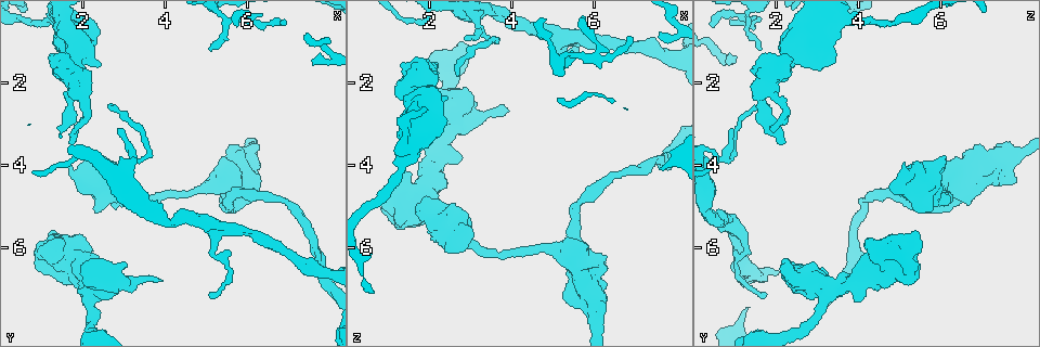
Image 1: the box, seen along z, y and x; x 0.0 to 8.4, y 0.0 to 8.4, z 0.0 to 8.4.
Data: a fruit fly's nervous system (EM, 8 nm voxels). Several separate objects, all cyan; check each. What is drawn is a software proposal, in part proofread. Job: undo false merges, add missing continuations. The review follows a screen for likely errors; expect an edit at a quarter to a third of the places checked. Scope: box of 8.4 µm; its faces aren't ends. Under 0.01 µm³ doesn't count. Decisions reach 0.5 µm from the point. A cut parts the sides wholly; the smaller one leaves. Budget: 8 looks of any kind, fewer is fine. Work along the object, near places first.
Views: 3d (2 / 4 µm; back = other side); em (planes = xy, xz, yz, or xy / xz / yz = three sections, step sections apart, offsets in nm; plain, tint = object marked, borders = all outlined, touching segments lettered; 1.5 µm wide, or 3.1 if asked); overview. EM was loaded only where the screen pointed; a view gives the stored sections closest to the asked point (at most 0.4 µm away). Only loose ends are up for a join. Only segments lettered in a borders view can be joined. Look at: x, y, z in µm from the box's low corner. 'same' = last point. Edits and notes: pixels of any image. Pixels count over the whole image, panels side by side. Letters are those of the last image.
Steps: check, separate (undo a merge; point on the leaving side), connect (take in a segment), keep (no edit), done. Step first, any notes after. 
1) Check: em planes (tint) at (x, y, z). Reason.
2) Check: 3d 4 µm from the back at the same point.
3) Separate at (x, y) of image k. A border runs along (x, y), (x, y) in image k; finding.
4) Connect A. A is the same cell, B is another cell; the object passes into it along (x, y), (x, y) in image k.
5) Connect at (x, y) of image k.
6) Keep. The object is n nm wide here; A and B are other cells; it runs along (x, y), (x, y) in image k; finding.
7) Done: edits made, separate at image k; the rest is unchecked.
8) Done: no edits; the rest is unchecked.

Check: em planes (tint) at (5.05, 1.15, 1.60). Thin end.

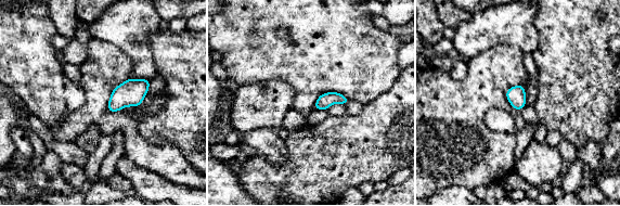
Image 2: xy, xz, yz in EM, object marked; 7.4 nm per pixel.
Check: em planes (borders) at the same point.

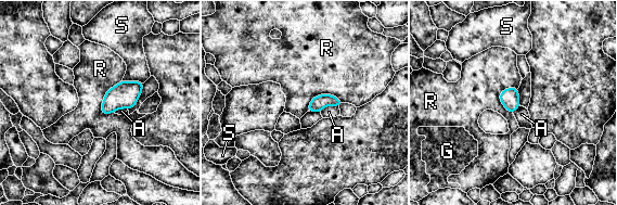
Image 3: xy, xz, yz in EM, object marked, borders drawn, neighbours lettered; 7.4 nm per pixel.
Keep. A, G, R and S are other cells; a border runs along (120, 80), (106, 92), (103, 114) in image 3; none of them fits.

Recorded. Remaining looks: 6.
Check: em planes (borders) at (1.80, 1.70, 2.05). Sudden change in width.

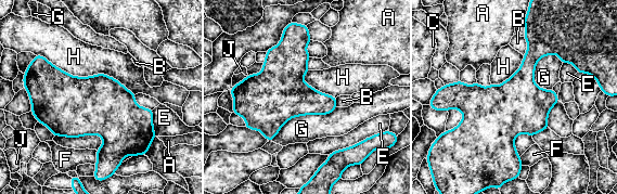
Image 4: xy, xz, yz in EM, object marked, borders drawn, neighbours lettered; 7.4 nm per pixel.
Keep. A, B, C, E, F, G, H and J are other cells; a border runs along (45, 56), (135, 94) in image 4; continuous, no second cell.

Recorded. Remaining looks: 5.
Check: 3d 4 µm at (2.50, 5.10, 5.75). Free end.

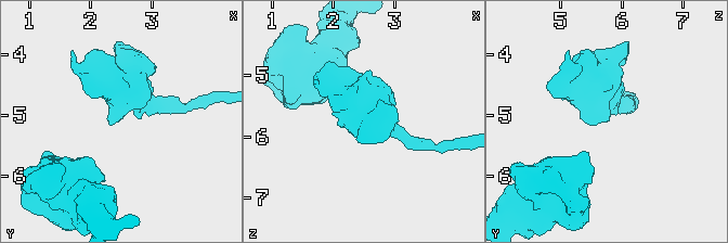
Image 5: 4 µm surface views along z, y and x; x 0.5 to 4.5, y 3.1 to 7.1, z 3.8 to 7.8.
Check: em planes (borders) at (2.50, 5.10, 5.75). Now the EM.

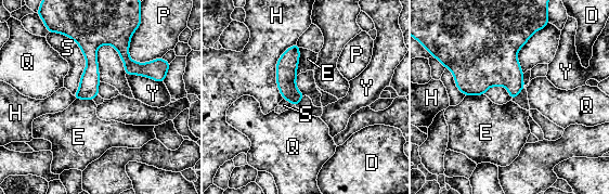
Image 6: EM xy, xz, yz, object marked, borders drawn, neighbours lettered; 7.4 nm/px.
Keep. The longest contact is with S, 480 nm; D, E, H, P, Q, S and Y are other cells; none of them fits.

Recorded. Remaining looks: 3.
Done: no edits; the rest is unchecked.

